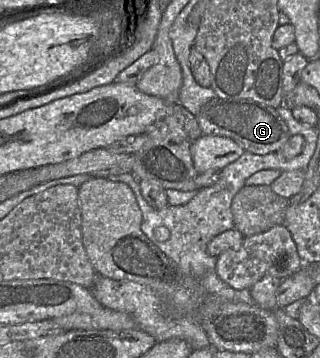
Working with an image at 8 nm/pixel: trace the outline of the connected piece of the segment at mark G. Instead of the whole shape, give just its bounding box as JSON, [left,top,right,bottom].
[197,97,292,155]

